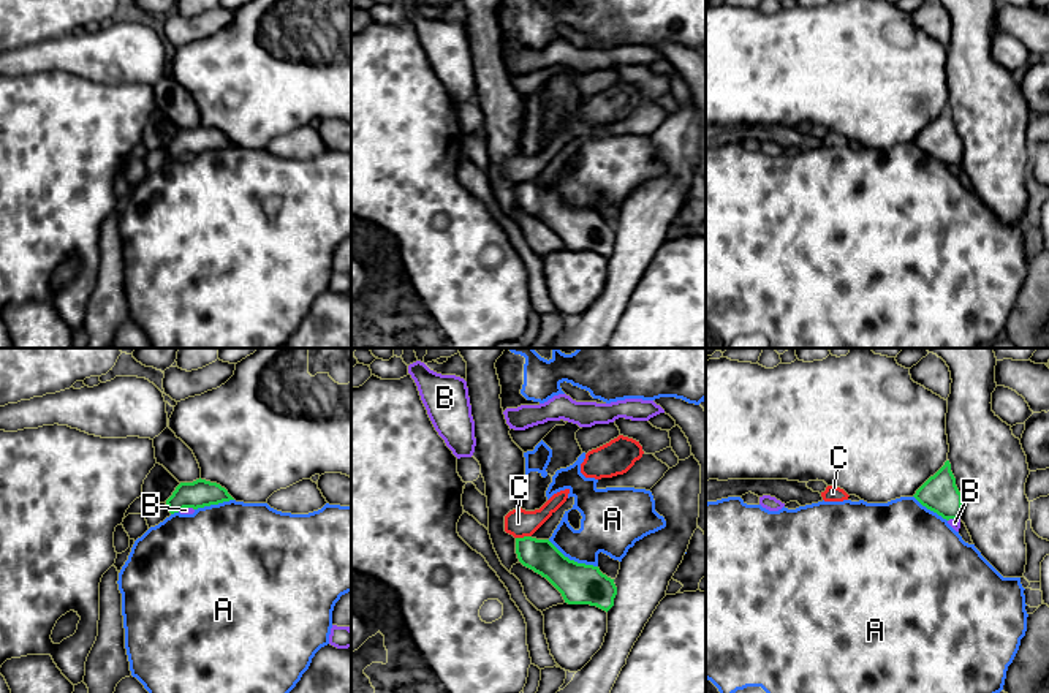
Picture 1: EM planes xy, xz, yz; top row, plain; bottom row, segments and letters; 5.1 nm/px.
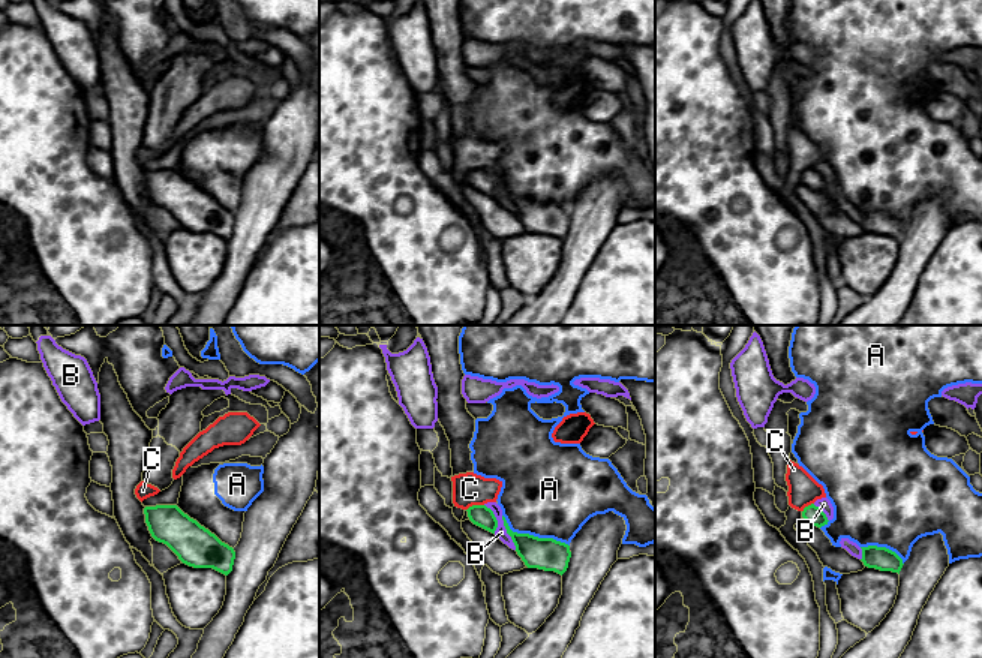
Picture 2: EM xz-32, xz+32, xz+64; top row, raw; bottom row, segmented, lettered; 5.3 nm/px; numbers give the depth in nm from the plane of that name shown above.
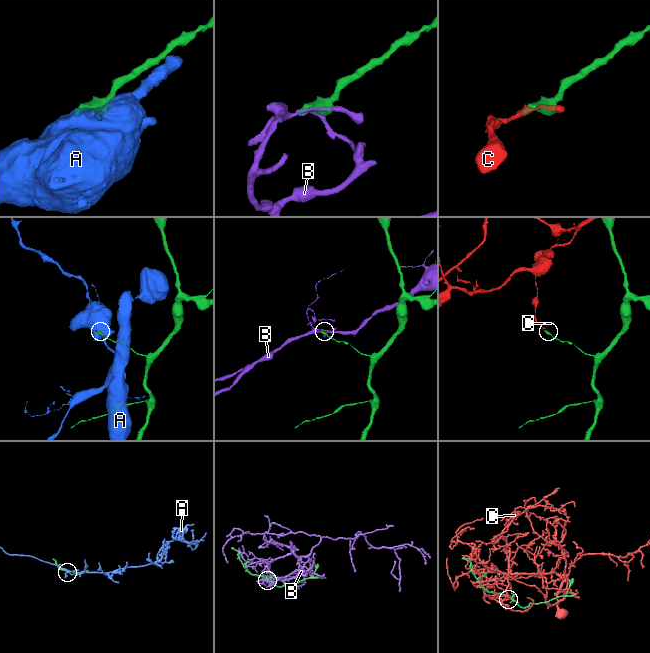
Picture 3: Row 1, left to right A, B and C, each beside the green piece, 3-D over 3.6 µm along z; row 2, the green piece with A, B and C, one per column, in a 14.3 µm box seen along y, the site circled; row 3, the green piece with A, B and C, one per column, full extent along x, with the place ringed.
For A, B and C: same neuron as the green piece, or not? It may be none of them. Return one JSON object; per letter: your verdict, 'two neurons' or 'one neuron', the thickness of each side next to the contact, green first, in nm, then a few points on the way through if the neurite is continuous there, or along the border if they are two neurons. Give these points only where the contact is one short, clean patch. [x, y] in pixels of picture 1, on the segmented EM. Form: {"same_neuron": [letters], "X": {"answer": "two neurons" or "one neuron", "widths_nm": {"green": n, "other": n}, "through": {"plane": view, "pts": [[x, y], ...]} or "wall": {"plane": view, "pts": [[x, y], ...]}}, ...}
{"same_neuron": [], "A": {"answer": "two neurons", "widths_nm": {"green": 200, "other": 280}}, "B": {"answer": "two neurons", "widths_nm": {"green": 140, "other": 30}, "wall": {"plane": "xy", "pts": [[193, 508], [177, 511]]}}, "C": {"answer": "two neurons", "widths_nm": {"green": 170, "other": 140}, "wall": {"plane": "xz", "pts": [[530, 535], [516, 538]]}}}

